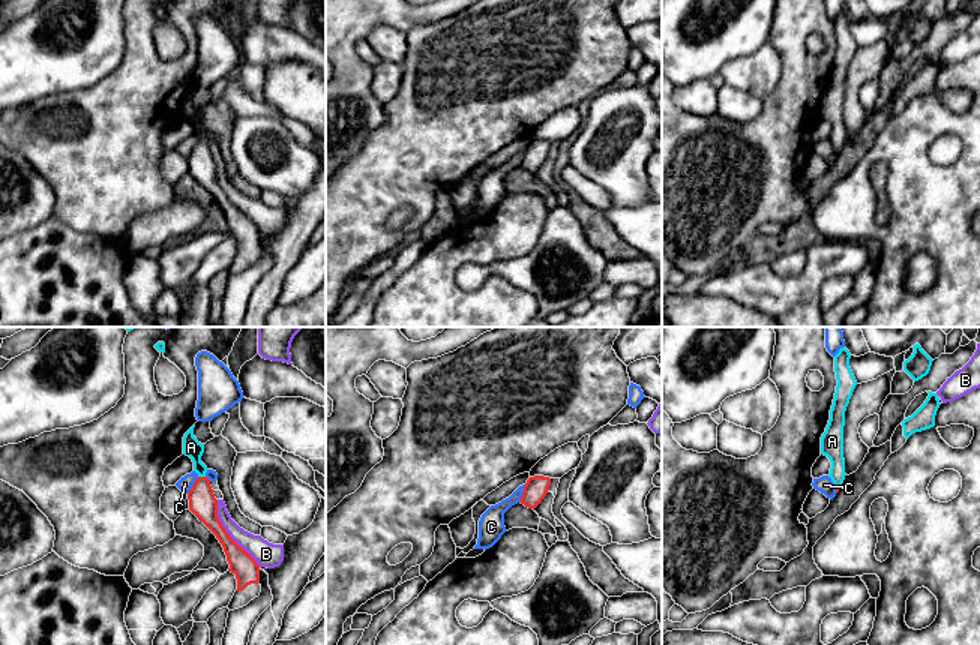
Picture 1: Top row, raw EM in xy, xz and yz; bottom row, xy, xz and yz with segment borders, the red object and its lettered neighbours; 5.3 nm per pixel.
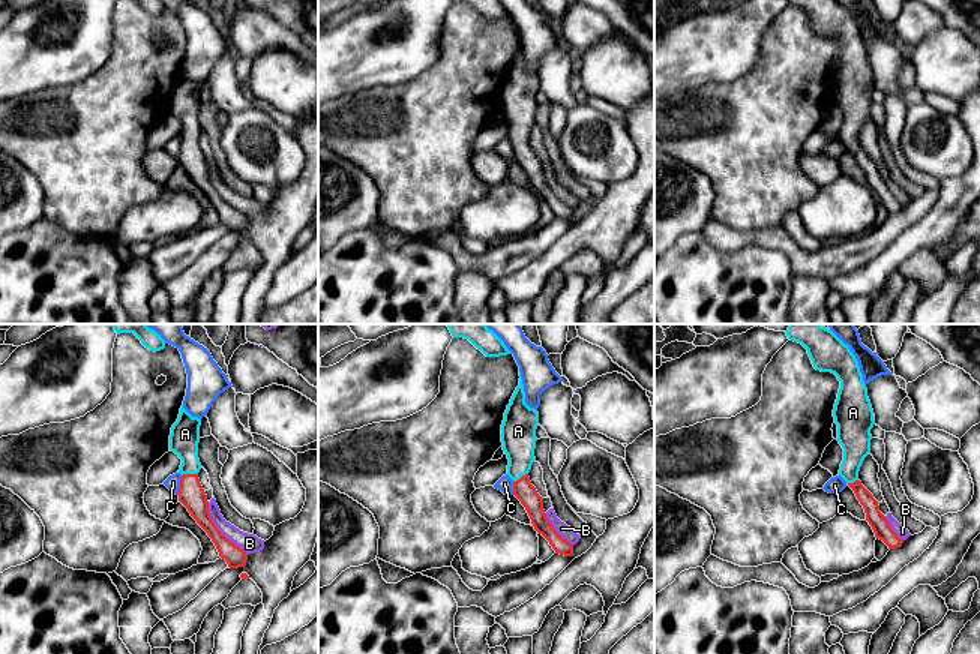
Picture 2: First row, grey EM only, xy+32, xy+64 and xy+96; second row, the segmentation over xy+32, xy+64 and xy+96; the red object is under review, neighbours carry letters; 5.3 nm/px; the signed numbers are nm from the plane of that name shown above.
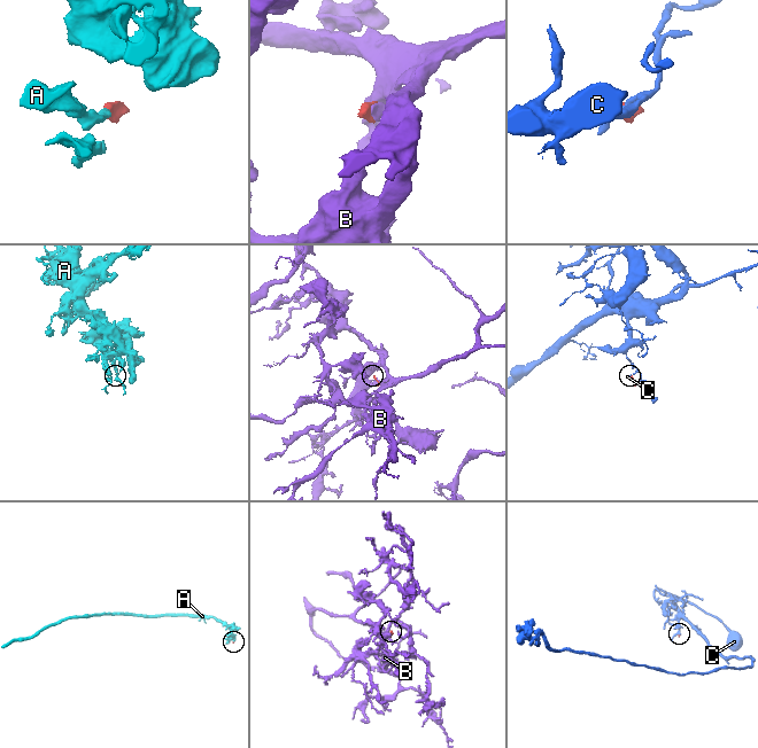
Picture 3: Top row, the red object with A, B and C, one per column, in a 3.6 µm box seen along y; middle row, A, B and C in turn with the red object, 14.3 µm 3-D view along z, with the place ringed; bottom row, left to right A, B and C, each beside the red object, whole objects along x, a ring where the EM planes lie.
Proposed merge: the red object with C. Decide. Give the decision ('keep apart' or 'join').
keep apart

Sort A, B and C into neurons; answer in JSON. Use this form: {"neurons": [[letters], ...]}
{"neurons": [["A"], ["B"], ["C"]]}

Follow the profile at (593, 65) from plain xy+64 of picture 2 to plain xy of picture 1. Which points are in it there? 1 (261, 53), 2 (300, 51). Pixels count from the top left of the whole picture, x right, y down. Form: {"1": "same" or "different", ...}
{"1": "different", "2": "different"}

